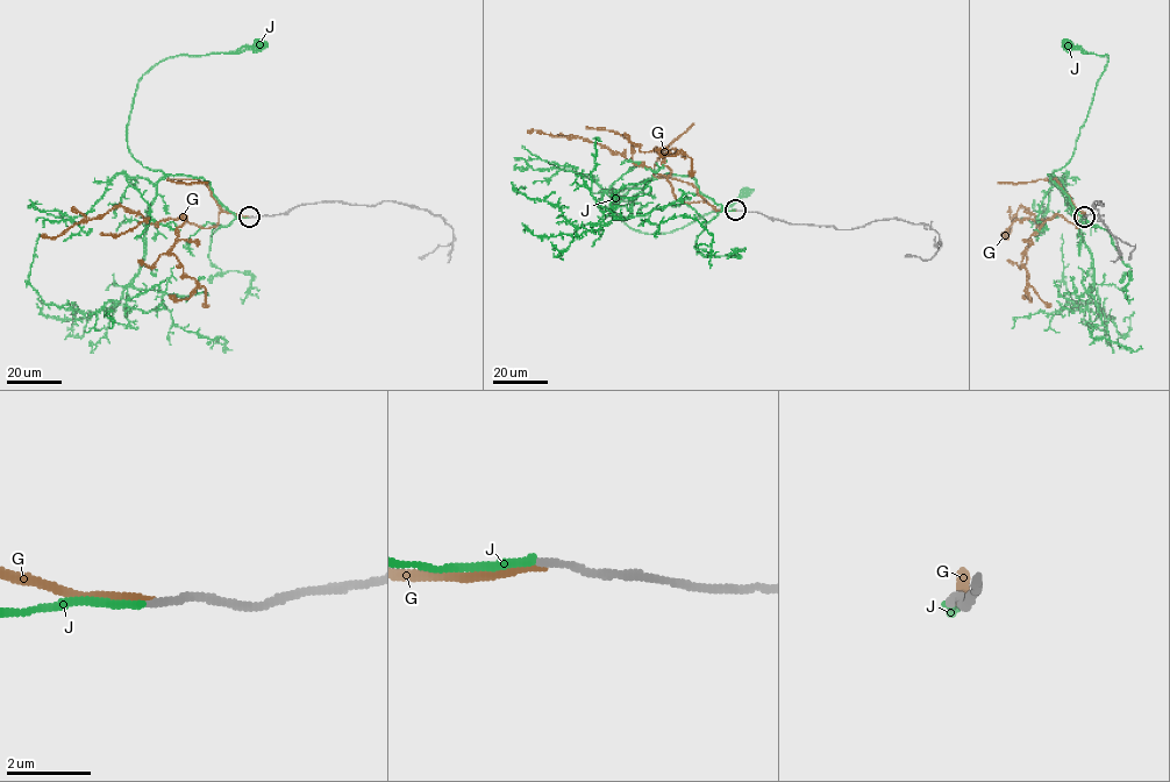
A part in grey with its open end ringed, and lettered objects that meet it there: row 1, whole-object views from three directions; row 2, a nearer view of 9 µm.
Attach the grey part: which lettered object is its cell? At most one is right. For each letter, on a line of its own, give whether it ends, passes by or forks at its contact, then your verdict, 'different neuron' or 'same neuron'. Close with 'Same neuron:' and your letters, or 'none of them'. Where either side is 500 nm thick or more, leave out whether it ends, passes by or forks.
G: it ends | different neuron
J: it ends | same neuron
Same neuron: J

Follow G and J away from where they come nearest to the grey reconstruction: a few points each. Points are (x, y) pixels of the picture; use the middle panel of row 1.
G: (735, 210), (715, 210), (705, 201), (677, 200), (663, 175), (606, 147), (580, 137), (527, 133)
J: (735, 210), (689, 175), (665, 173), (634, 197), (629, 217), (575, 227), (556, 205), (515, 189), (526, 187)

